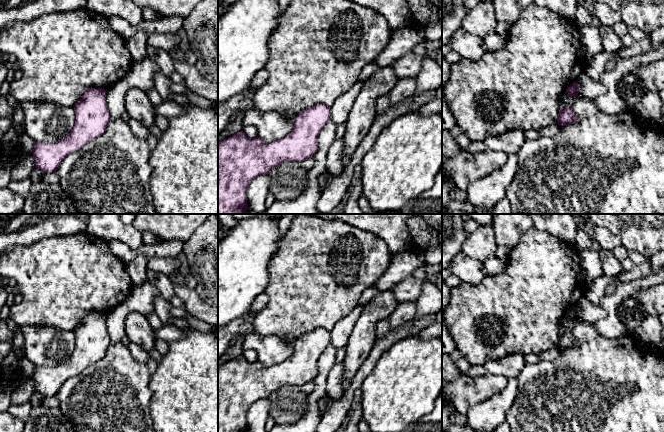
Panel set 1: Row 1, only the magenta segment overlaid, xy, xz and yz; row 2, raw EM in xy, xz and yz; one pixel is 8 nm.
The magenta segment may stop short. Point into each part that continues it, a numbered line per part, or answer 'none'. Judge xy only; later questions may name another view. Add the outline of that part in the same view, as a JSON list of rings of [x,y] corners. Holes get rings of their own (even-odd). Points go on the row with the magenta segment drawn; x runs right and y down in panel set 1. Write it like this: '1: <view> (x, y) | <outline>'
none

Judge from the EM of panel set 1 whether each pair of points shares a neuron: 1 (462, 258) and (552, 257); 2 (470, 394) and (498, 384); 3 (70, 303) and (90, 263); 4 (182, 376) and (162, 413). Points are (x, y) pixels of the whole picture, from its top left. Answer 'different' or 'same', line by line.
1: different
2: same
3: same
4: same

